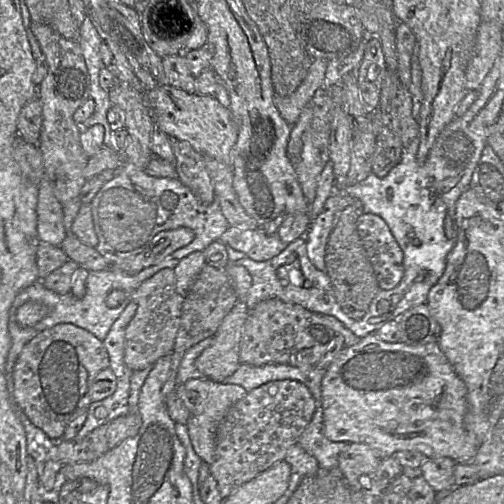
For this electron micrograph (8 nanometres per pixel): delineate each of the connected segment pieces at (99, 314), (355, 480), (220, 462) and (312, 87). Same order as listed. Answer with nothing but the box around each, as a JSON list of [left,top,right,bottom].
[[6,255,179,395],[338,443,380,492],[208,380,316,499],[275,59,328,125]]

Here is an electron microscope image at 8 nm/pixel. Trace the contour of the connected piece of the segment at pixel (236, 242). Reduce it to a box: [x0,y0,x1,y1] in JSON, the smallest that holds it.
[219,226,288,262]

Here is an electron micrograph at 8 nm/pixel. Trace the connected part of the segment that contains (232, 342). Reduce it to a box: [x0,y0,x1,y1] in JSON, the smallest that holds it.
[195,300,249,383]

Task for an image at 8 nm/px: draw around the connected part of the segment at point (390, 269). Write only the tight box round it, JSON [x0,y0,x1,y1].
[357,212,404,288]

